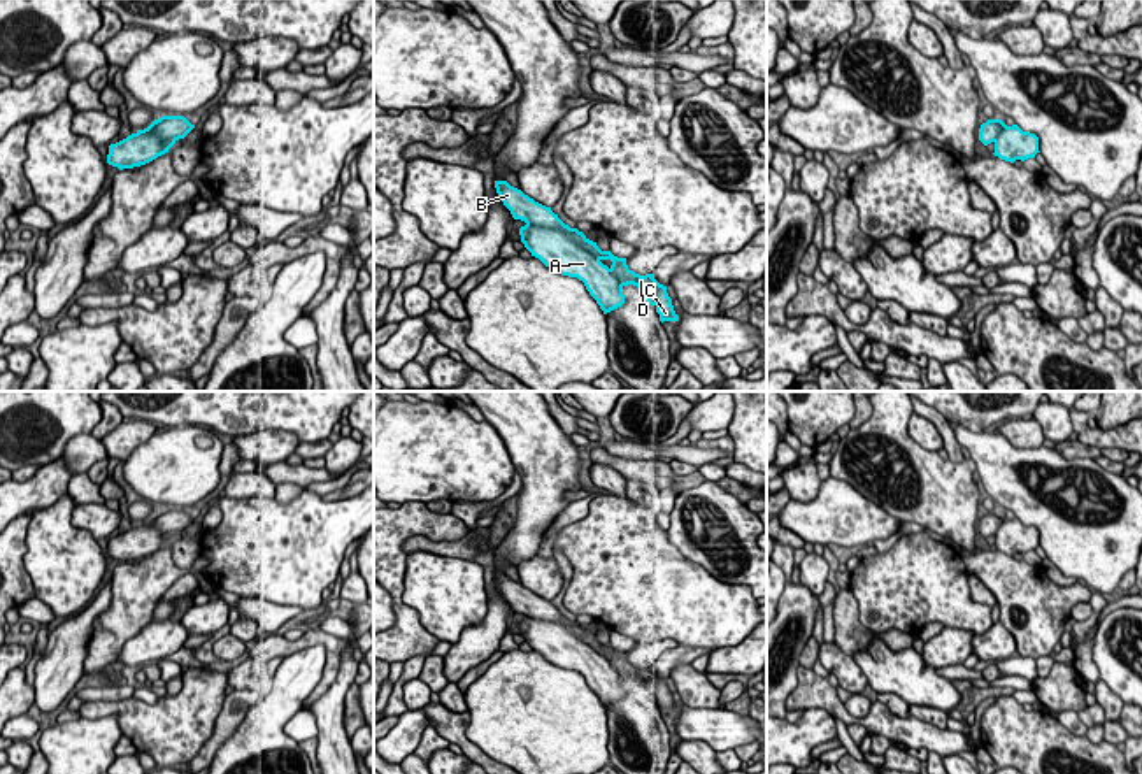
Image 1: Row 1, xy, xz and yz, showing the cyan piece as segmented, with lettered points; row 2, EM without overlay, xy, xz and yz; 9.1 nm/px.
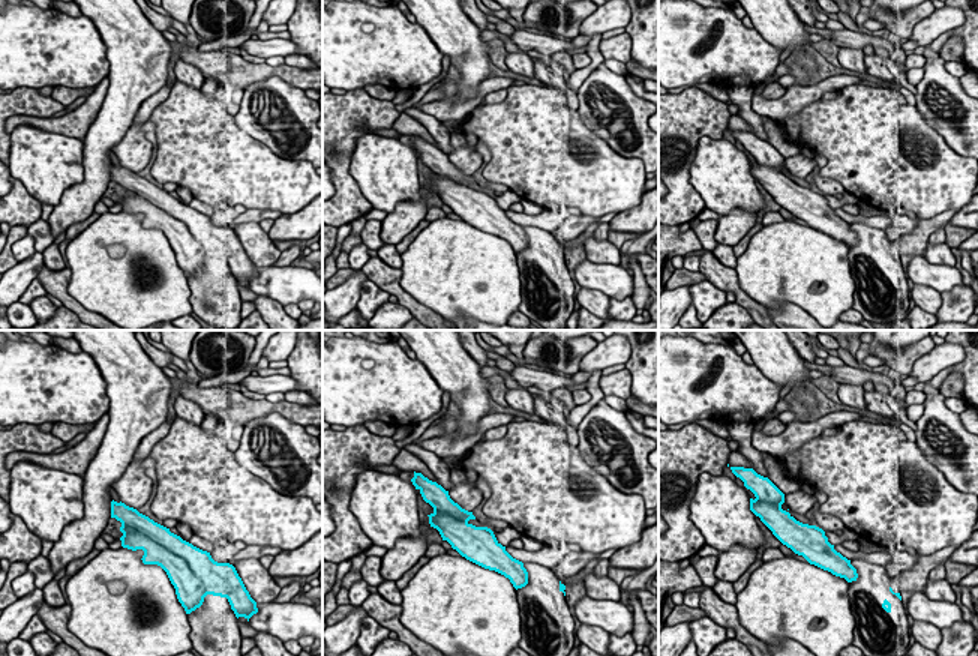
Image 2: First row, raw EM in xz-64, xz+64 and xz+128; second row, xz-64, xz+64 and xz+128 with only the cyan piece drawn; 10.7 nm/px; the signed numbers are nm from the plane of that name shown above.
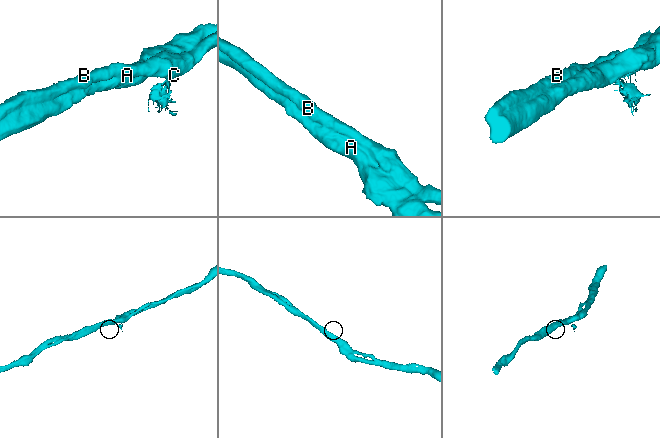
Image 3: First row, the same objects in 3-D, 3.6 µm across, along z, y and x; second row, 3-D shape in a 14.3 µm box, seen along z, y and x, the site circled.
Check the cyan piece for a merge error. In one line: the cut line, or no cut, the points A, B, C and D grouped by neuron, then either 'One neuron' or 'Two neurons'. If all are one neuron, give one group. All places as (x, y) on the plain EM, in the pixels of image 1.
No split. Groups: A B C D. One neuron

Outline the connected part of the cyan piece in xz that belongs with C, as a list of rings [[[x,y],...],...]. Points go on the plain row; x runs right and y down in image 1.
[[[495,574],[496,586],[514,613],[526,618],[519,621],[521,635],[553,665],[577,670],[596,693],[603,707],[625,697],[623,681],[633,677],[646,688],[646,699],[654,699],[660,714],[679,714],[667,679],[653,667],[635,667],[628,662],[626,651],[602,644],[577,621],[565,618],[558,607],[507,574]]]

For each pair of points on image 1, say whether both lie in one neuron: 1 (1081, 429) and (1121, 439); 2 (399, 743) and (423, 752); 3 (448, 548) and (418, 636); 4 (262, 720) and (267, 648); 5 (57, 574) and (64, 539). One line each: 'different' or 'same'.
1: same
2: different
3: different
4: different
5: same

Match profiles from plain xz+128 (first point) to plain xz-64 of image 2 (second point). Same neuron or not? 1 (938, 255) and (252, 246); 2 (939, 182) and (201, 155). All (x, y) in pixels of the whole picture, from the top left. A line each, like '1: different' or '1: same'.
1: same
2: same

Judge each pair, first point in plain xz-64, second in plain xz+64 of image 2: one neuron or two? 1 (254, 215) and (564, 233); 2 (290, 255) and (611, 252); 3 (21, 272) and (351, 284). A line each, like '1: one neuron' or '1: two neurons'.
1: one neuron
2: two neurons
3: one neuron

